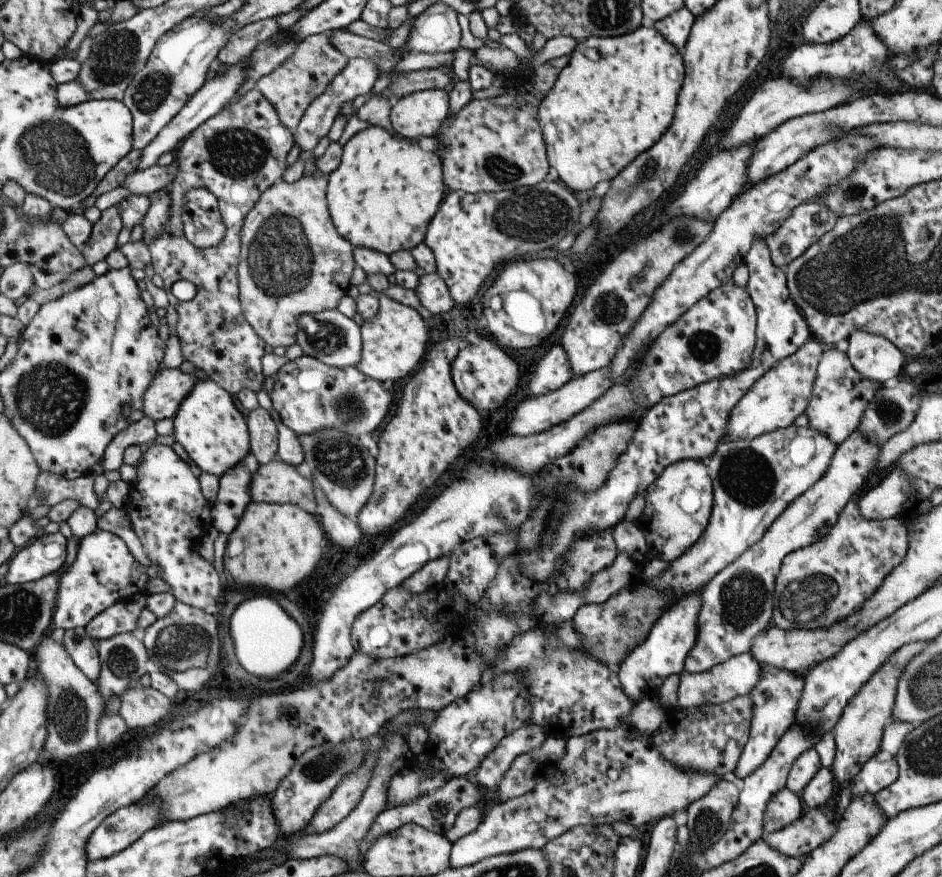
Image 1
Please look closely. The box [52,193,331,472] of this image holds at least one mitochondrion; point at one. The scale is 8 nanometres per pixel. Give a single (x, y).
(280, 261)

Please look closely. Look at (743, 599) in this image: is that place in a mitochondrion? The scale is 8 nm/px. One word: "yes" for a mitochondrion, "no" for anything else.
yes

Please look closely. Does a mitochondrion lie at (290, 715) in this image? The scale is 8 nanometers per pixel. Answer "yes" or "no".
no

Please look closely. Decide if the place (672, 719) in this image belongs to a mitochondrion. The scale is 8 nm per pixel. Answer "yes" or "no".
no

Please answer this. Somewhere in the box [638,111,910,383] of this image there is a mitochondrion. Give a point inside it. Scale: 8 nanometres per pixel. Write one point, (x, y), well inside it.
(703, 344)

